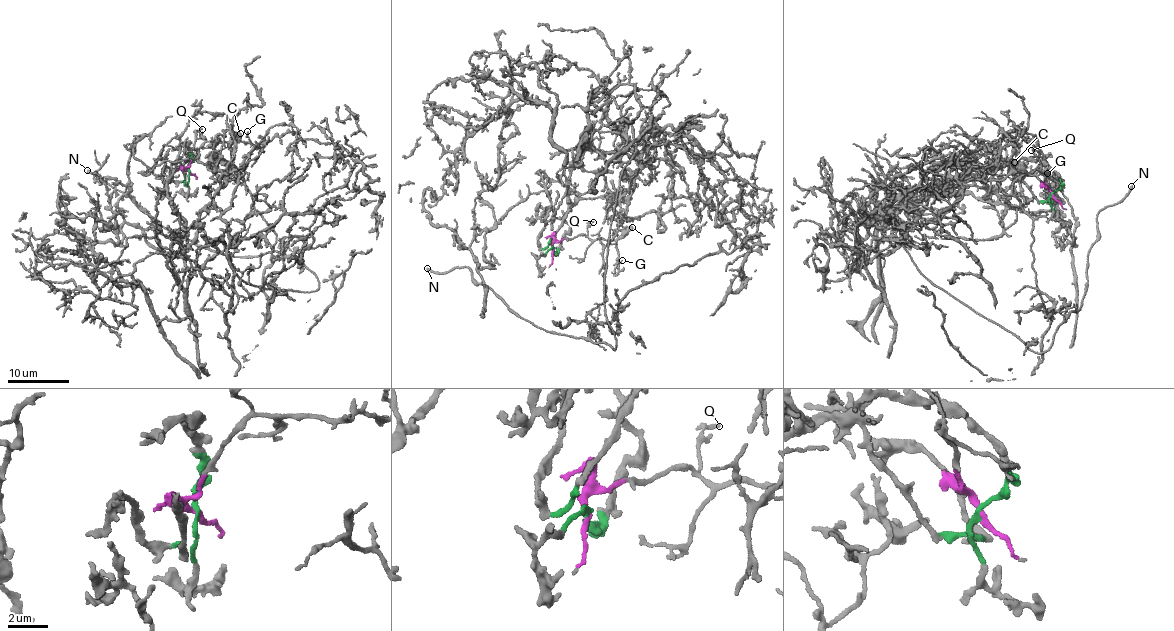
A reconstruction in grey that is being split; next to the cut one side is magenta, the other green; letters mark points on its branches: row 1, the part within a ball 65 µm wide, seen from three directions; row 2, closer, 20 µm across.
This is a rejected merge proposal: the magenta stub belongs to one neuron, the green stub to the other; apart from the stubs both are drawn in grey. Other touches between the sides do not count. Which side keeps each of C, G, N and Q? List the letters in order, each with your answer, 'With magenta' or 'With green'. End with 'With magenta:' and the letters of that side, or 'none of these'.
C: With magenta
G: With magenta
N: With magenta
Q: With magenta
With magenta: C, G, N, Q

